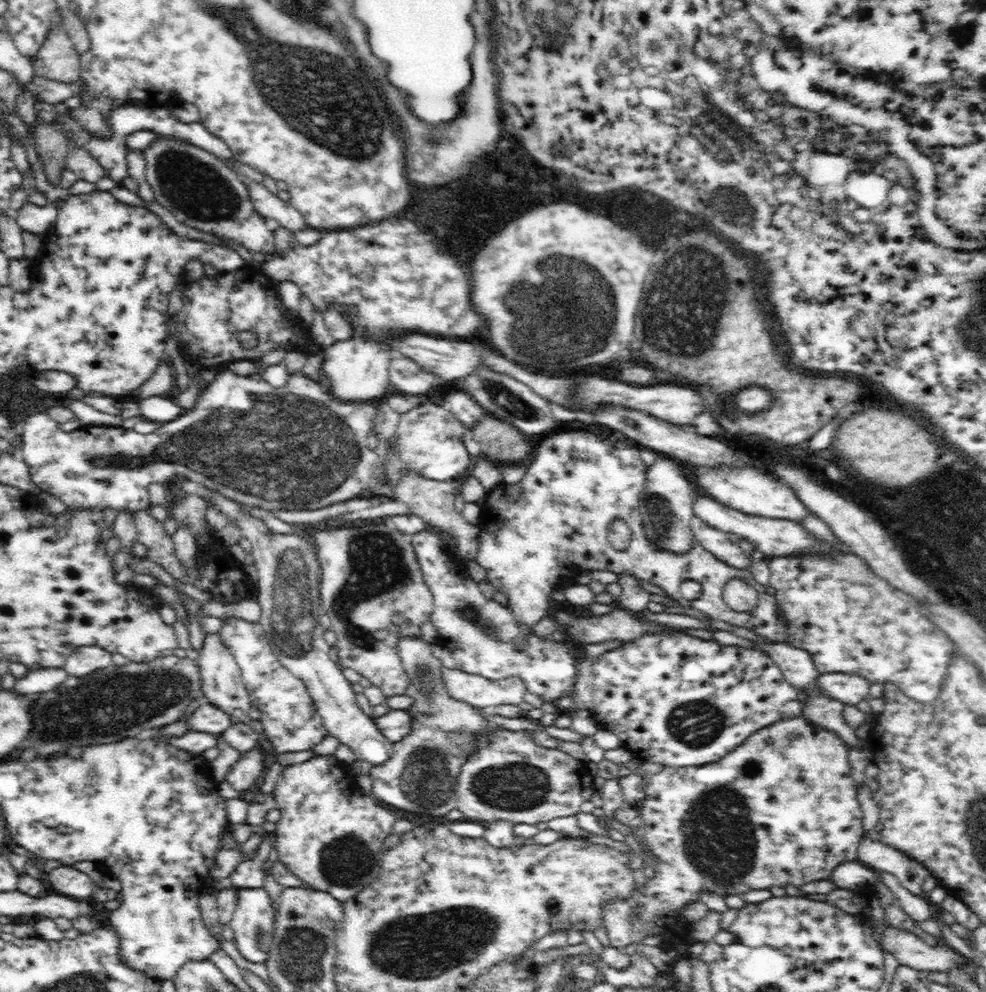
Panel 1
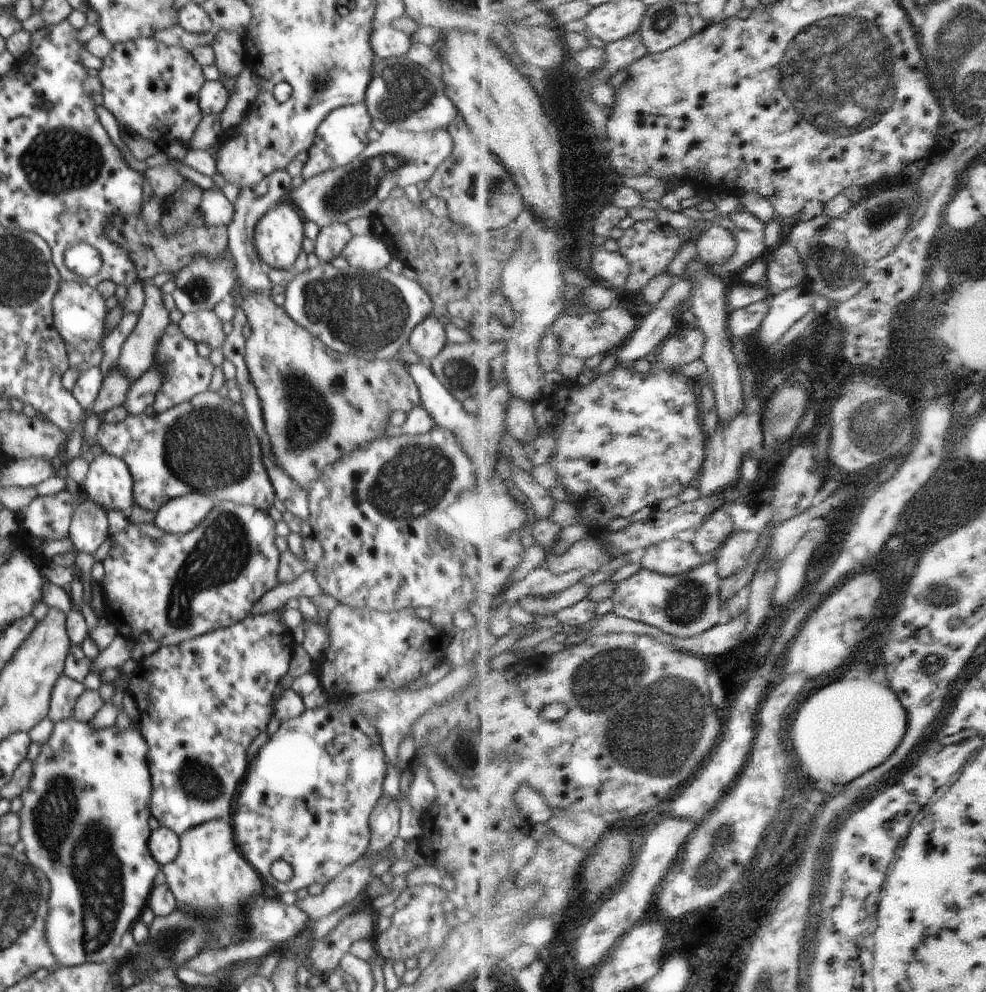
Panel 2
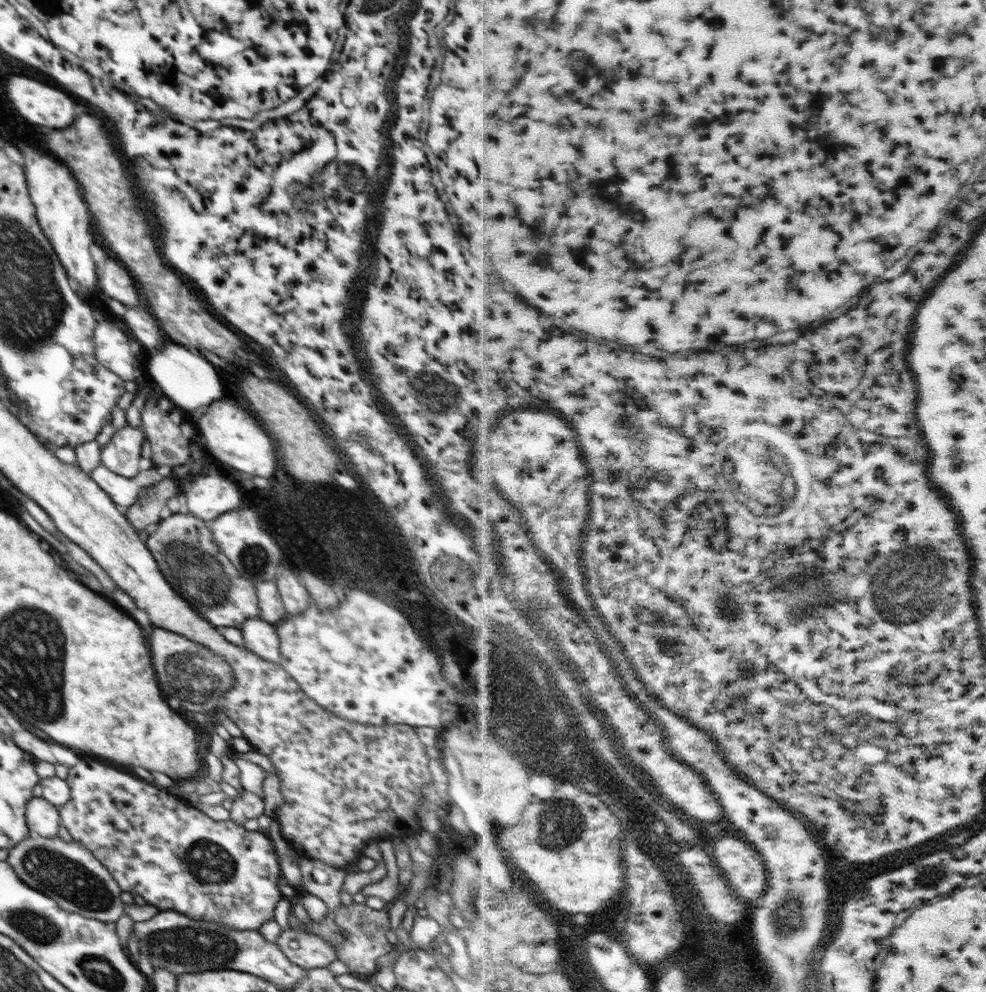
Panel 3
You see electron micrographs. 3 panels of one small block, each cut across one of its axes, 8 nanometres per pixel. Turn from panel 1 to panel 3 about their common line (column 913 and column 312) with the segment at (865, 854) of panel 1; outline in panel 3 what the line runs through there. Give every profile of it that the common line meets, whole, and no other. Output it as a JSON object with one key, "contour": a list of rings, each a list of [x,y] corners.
{"contour":[[[300,856],[298,864],[302,873],[303,889],[324,901],[328,911],[340,909],[340,888],[347,875],[346,869],[304,856]]]}

